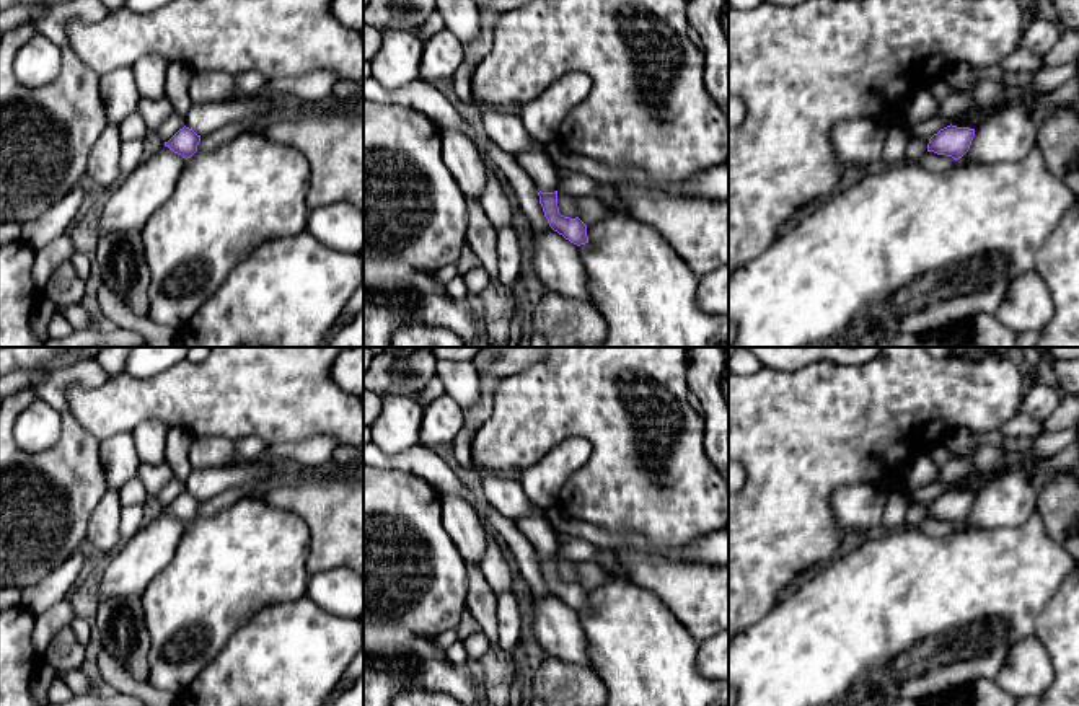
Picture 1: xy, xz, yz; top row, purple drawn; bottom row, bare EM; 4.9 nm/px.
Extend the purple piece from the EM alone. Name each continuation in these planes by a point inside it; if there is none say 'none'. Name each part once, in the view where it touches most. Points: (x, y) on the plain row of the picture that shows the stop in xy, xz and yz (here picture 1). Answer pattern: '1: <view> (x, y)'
none

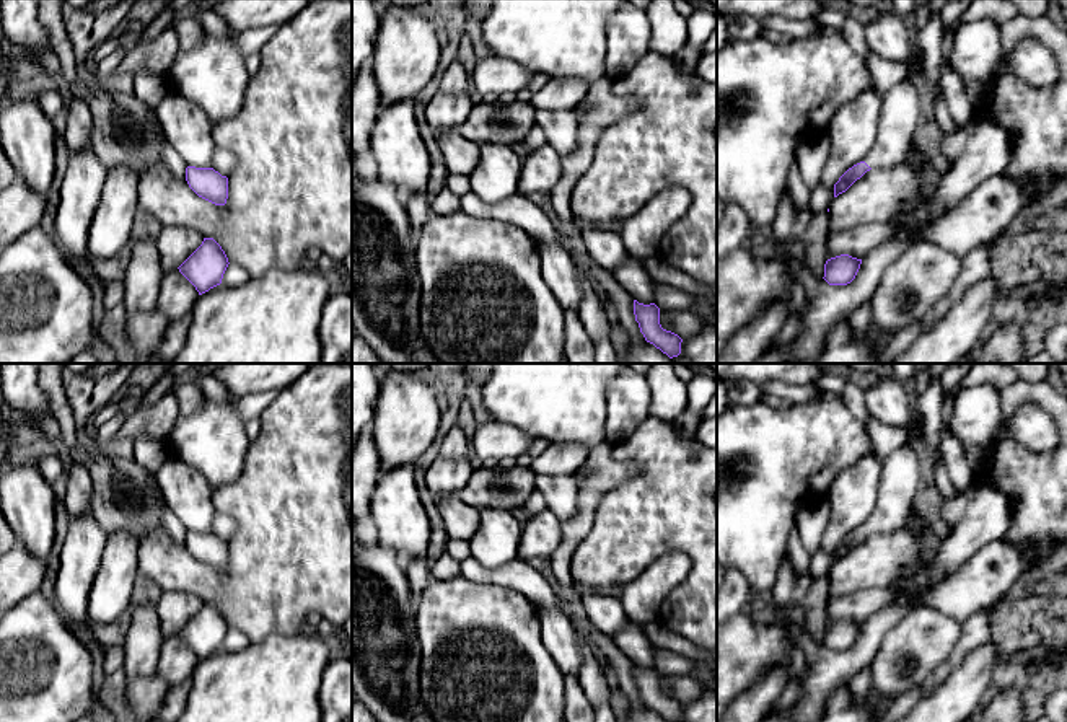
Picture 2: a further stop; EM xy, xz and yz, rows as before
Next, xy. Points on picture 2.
none

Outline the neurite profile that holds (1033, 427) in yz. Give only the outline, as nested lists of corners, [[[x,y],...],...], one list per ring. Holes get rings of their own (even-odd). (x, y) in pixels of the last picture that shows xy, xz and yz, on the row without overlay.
[[[1036,404],[1015,411],[1003,420],[1008,434],[1031,451],[1051,451],[1059,443],[1059,429],[1049,412]]]

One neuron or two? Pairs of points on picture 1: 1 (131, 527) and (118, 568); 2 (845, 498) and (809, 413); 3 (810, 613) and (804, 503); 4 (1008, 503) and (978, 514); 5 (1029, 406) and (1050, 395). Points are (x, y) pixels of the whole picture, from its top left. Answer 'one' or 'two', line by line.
1: two
2: two
3: two
4: one
5: one

